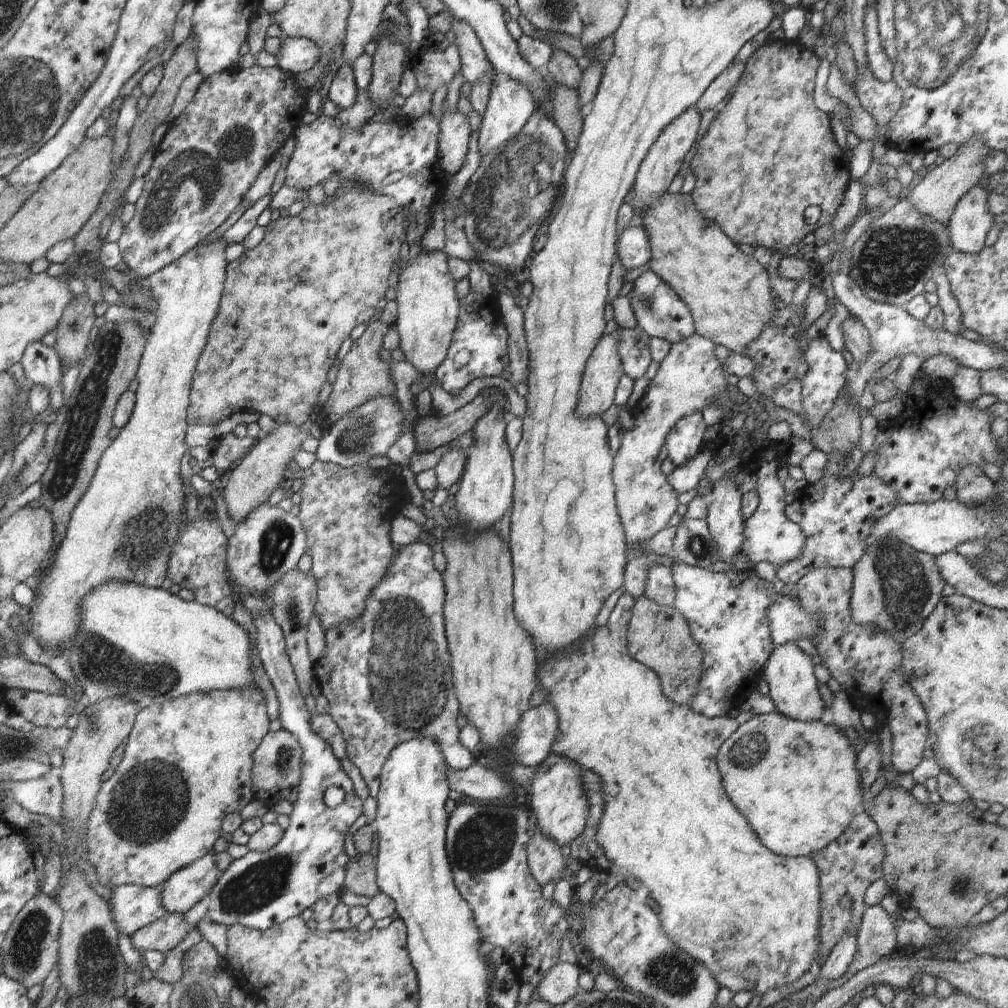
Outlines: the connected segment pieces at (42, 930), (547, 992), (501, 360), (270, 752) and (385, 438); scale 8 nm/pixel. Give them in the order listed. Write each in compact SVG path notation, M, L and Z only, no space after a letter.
M37 894L16 914L14 922L1 948L3 972L7 978L14 980L28 990L37 984L43 984L49 973L57 966L61 923L63 911L56 900L49 895Z
M559 961L537 987L540 1000L556 1006L572 999L581 991L579 987L580 968L577 964L568 964Z
M470 293L459 300L460 313L446 360L435 375L441 387L450 395L460 394L474 379L499 376L509 366L508 332L501 322L496 296L482 297Z
M281 729L278 732L269 731L253 755L251 776L253 783L252 789L256 797L254 800L261 800L268 810L278 802L284 800L294 805L301 782L302 758L302 748L297 742L297 739L288 730Z
M375 395L330 426L320 439L320 445L315 453L317 461L345 468L367 466L372 458L385 456L402 436L403 419L402 408L392 395Z

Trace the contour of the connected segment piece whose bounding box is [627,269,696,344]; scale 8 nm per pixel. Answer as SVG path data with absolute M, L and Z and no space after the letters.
M648 269L642 272L633 283L634 288L627 297L630 299L630 306L636 316L637 326L642 328L648 336L659 337L672 344L696 333L690 310L662 278Z

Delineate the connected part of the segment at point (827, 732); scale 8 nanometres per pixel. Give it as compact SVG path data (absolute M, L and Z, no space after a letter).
M778 712L756 715L751 720L748 720L745 724L740 724L739 728L722 744L720 751L717 755L717 768L722 778L722 786L726 796L730 798L732 805L738 810L746 820L748 825L752 826L752 830L756 832L756 836L760 838L760 844L766 846L768 850L772 850L774 854L778 854L784 857L808 857L814 852L825 848L829 843L837 840L848 824L855 817L855 814L863 811L863 805L868 795L865 795L859 782L859 771L857 770L857 754L854 748L844 732L832 723L829 718L820 721L801 722L794 721Z

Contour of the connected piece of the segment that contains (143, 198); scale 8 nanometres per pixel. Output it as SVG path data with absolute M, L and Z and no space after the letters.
M278 66L233 68L204 77L192 102L168 125L164 139L156 148L152 167L143 178L143 192L135 203L134 217L117 242L127 272L141 279L148 278L201 245L208 235L224 224L242 203L260 170L273 160L301 126L308 95L309 90L302 88L294 76Z

